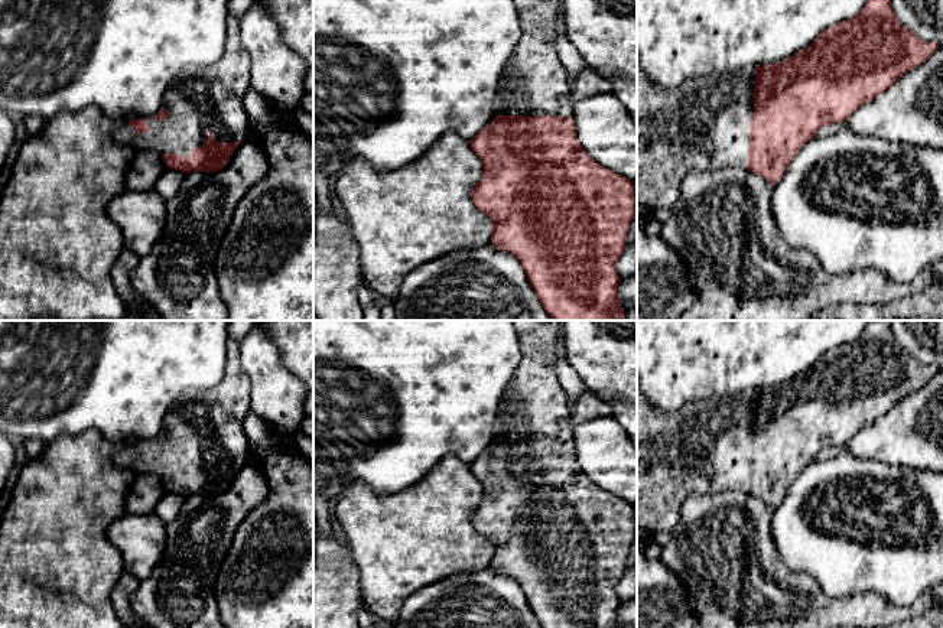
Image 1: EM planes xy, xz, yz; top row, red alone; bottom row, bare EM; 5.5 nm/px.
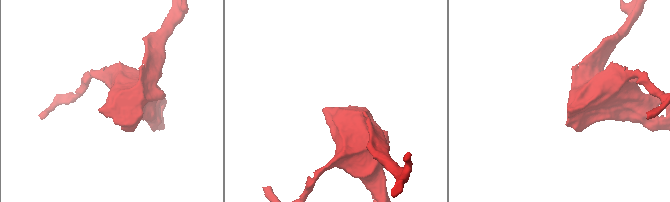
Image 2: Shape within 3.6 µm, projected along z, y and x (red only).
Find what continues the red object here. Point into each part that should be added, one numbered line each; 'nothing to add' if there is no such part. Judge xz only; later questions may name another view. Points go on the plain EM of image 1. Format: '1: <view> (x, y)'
1: xz (535, 406)

